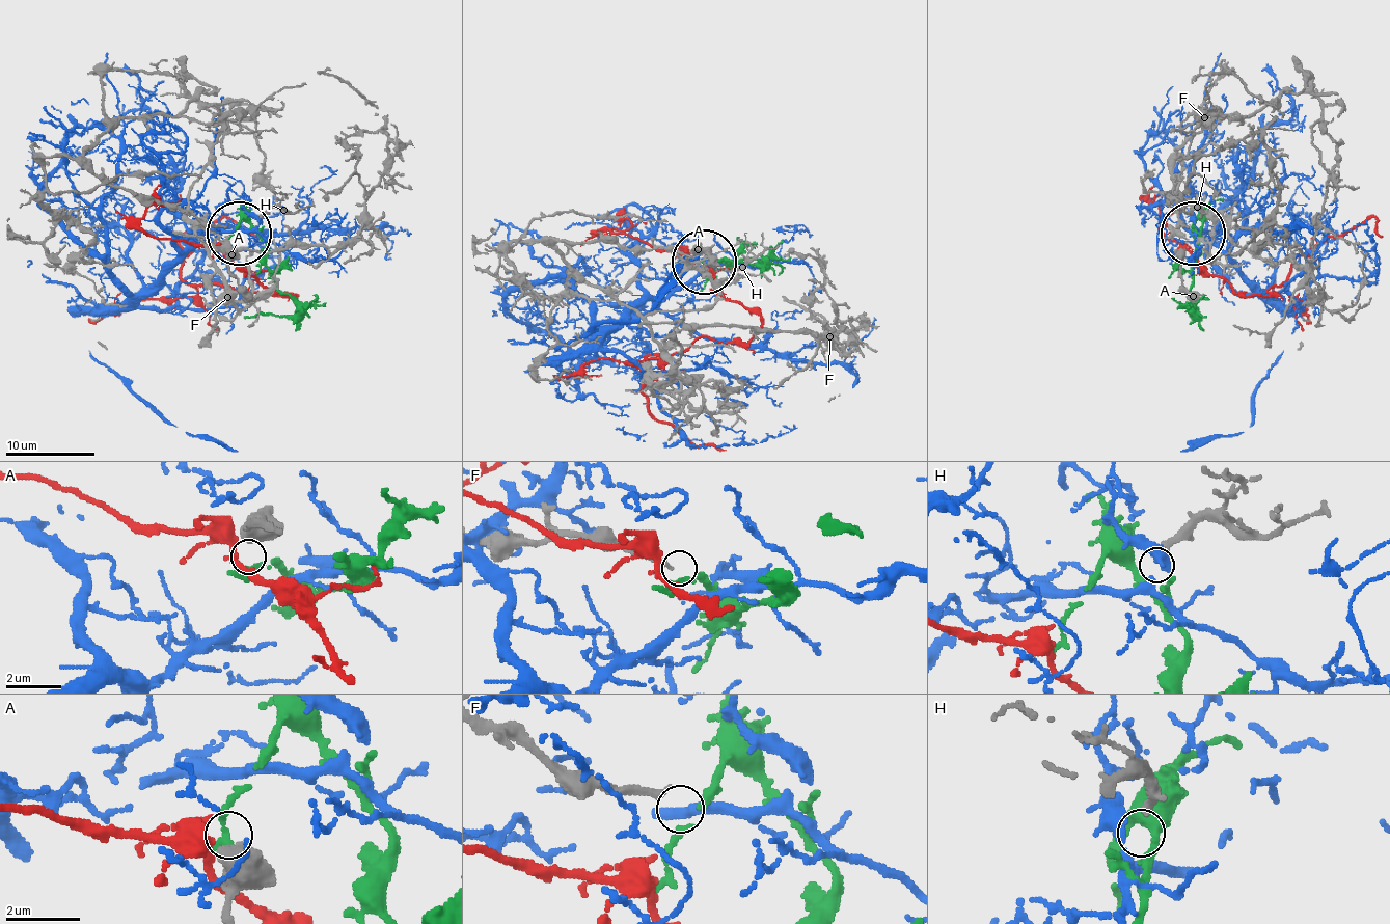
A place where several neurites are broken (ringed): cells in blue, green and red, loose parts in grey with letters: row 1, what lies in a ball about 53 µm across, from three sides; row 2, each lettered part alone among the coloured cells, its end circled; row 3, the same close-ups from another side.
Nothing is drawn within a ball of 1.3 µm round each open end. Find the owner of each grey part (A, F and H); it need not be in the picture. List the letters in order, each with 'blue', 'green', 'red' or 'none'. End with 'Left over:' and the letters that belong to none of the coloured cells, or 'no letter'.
A: none
F: green
H: blue
Left over: A

